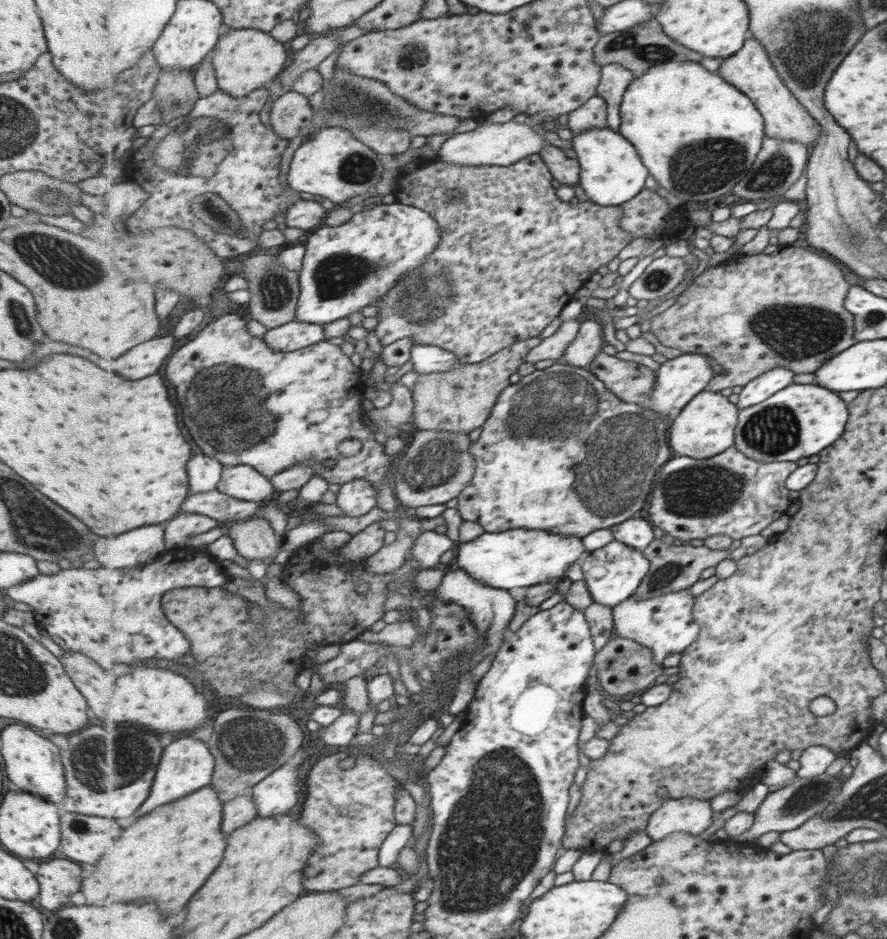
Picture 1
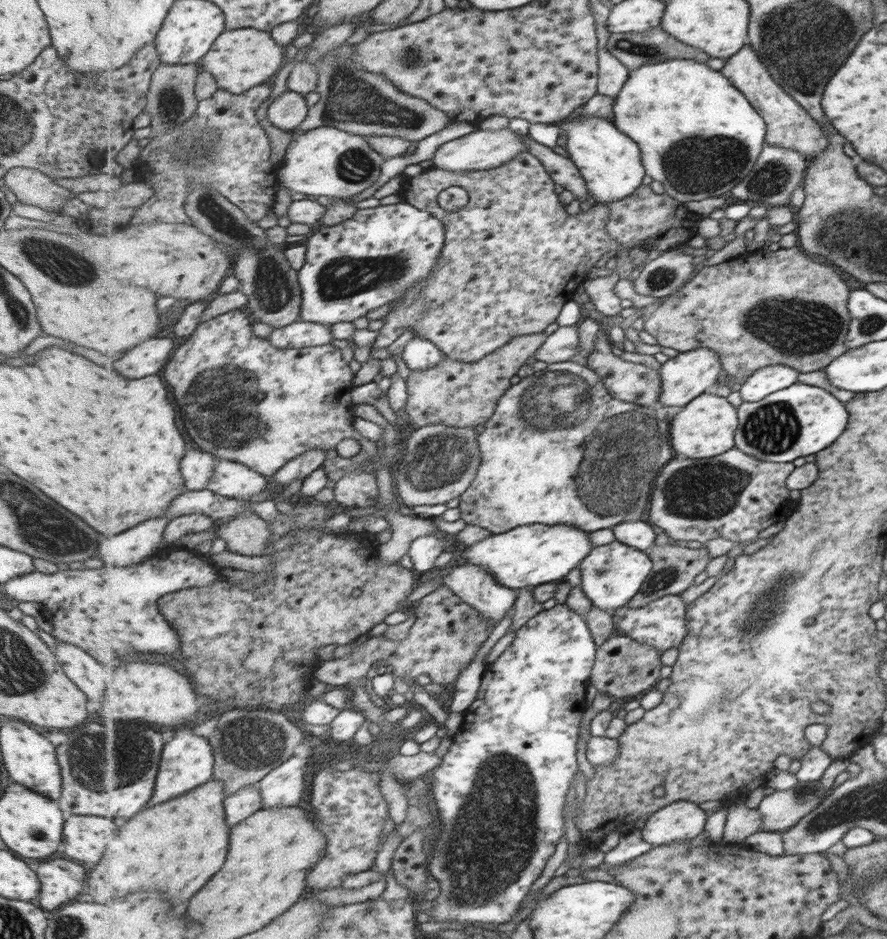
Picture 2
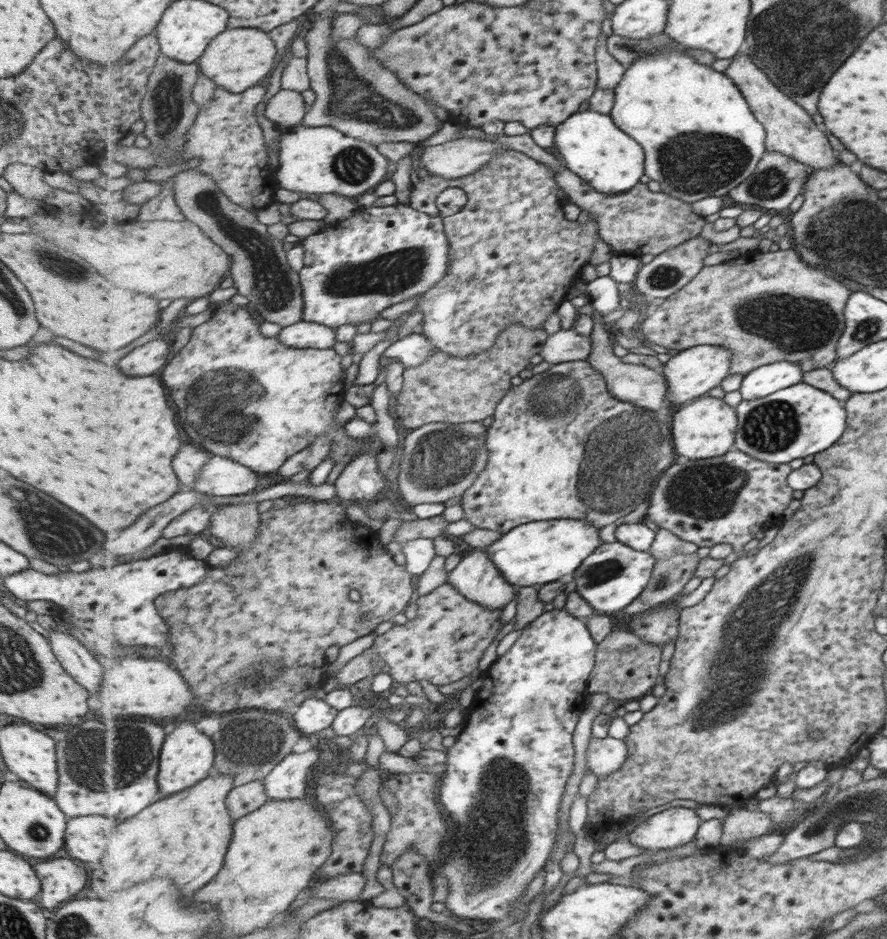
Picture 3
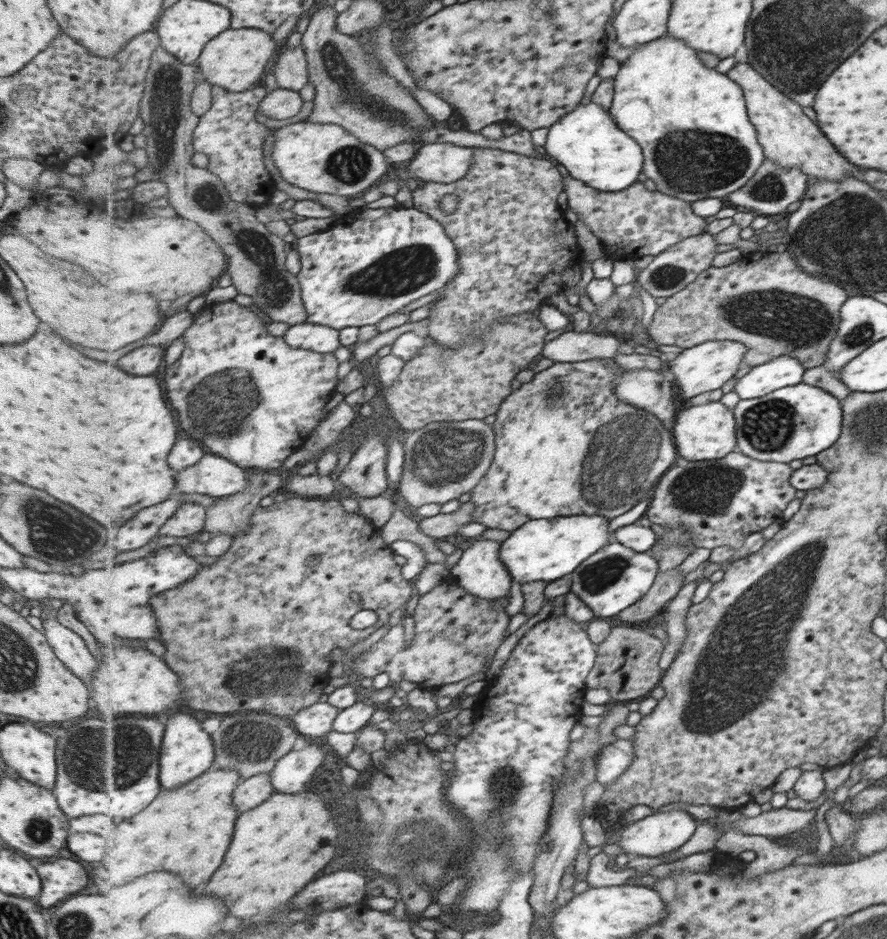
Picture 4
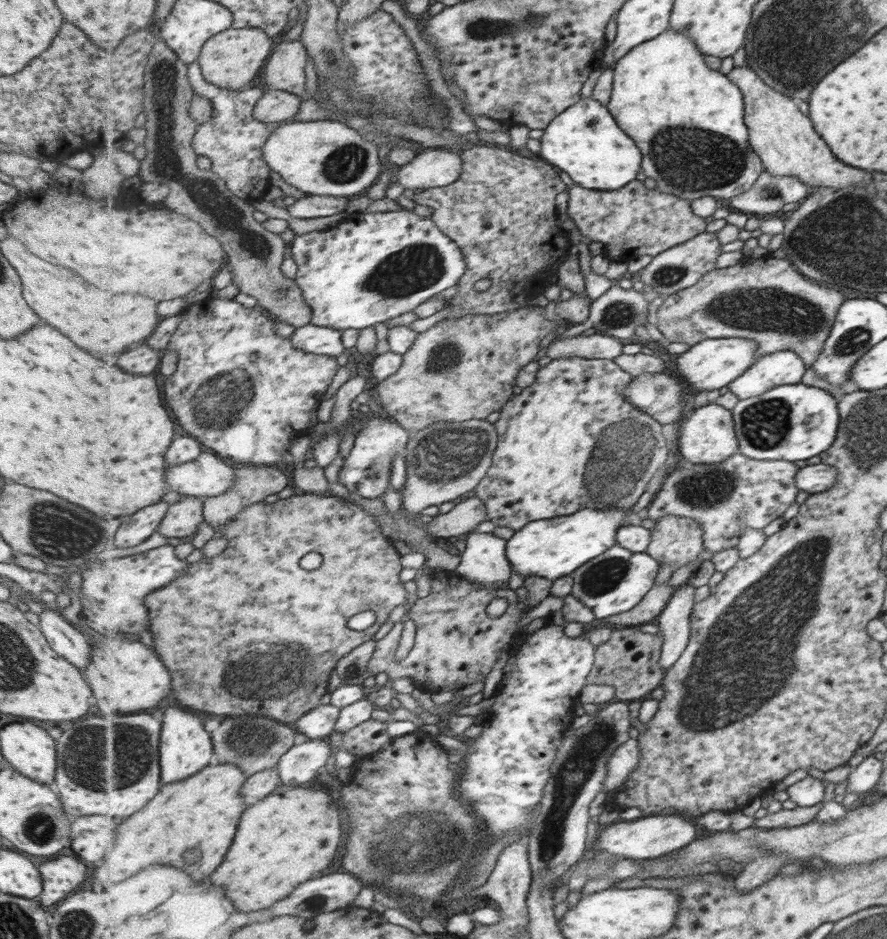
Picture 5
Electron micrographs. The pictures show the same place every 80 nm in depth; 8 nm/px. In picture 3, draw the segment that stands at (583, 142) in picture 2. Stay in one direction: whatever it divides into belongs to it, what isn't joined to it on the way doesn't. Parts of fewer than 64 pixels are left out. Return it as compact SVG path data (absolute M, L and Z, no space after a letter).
M586 109L556 126L554 147L565 164L605 196L624 194L639 184L645 172L645 152L639 142L626 133L611 115Z

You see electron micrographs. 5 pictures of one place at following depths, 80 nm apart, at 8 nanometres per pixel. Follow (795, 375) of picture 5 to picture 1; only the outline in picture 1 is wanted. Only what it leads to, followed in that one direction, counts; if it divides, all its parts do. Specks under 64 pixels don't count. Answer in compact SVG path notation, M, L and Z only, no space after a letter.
M774 368L771 371L764 372L755 380L746 384L739 393L737 406L739 409L752 407L754 404L763 403L771 394L789 386L794 372L786 368Z

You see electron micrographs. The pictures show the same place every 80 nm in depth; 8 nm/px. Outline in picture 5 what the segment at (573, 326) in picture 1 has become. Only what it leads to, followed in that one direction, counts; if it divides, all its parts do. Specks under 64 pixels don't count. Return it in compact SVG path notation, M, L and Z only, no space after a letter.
M602 333L591 336L577 335L569 339L554 339L543 352L551 359L576 357L586 359L616 359L623 354L625 342Z

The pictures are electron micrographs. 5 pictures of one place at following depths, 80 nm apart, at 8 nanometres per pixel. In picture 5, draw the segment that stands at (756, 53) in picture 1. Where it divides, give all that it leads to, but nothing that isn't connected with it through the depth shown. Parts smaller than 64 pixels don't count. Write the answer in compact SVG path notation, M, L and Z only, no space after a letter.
M750 66L735 67L728 76L740 85L745 98L746 122L752 147L762 158L771 176L796 176L810 190L818 187L835 190L867 186L871 176L859 168L849 168L839 162L825 142L813 132L811 122L797 110L791 97L785 96L769 85Z

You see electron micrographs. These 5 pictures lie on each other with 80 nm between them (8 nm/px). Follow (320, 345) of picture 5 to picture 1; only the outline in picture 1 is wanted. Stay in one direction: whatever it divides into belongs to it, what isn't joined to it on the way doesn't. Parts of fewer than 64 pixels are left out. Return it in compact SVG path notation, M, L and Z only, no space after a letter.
M293 321L264 334L266 343L279 352L291 352L326 340L326 325Z

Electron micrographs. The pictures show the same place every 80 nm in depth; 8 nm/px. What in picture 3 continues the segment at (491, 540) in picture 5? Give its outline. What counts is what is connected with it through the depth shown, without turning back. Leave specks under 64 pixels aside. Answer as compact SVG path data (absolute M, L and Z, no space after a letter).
M475 548L449 573L448 583L469 600L497 611L515 598L514 586L505 579L490 554Z

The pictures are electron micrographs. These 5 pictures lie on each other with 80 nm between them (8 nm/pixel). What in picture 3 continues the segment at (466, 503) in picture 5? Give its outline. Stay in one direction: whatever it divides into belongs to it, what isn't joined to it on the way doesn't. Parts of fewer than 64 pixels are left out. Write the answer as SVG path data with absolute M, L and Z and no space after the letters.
M445 516L425 518L425 520L414 520L403 522L402 527L397 531L393 542L385 545L386 551L391 555L399 554L406 542L420 538L437 538L445 535L445 528L449 526Z

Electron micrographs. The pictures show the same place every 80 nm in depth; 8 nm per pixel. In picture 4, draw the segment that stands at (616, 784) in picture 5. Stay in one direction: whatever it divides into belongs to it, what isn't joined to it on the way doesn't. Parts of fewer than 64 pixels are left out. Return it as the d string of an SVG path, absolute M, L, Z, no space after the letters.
M633 738L619 739L606 746L598 758L598 782L605 788L613 786L633 766L636 755Z

